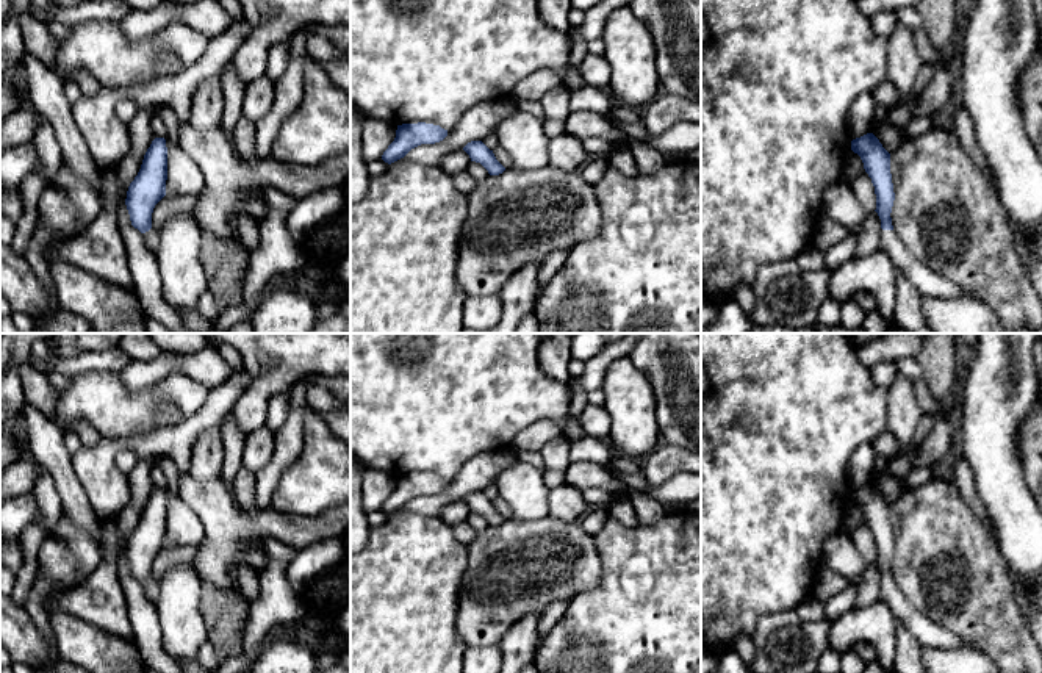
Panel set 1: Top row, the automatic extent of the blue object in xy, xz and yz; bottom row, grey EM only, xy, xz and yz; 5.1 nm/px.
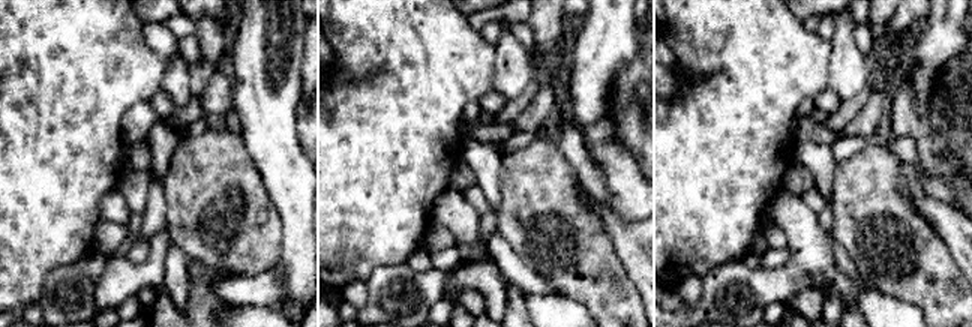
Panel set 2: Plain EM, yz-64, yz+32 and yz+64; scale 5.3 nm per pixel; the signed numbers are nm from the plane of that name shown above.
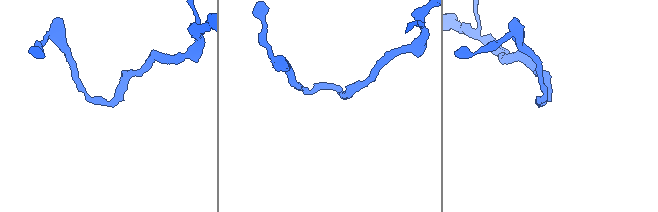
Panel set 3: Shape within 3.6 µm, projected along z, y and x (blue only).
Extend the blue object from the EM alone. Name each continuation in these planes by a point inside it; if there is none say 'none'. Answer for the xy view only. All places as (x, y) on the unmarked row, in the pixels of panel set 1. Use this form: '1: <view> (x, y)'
1: xy (150, 589)

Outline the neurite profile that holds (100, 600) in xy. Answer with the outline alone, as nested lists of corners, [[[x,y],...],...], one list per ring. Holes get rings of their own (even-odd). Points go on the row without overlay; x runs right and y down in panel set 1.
[[[141,459],[127,476],[131,488],[131,498],[127,507],[113,518],[99,518],[102,527],[100,565],[83,584],[59,593],[47,593],[42,598],[42,607],[45,610],[66,610],[135,643],[125,593],[119,582],[117,563],[122,552],[122,538],[130,537],[135,531],[144,506],[155,490],[150,479],[153,465],[155,459]]]

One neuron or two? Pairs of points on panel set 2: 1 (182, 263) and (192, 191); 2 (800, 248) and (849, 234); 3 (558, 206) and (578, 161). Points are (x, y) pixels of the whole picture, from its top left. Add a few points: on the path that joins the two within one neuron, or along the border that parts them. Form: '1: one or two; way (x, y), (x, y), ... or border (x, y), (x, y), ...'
1: two; border (171, 239), (189, 258)
2: two; border (830, 231), (833, 239)
3: two; border (557, 144), (576, 171), (584, 188), (594, 198)

